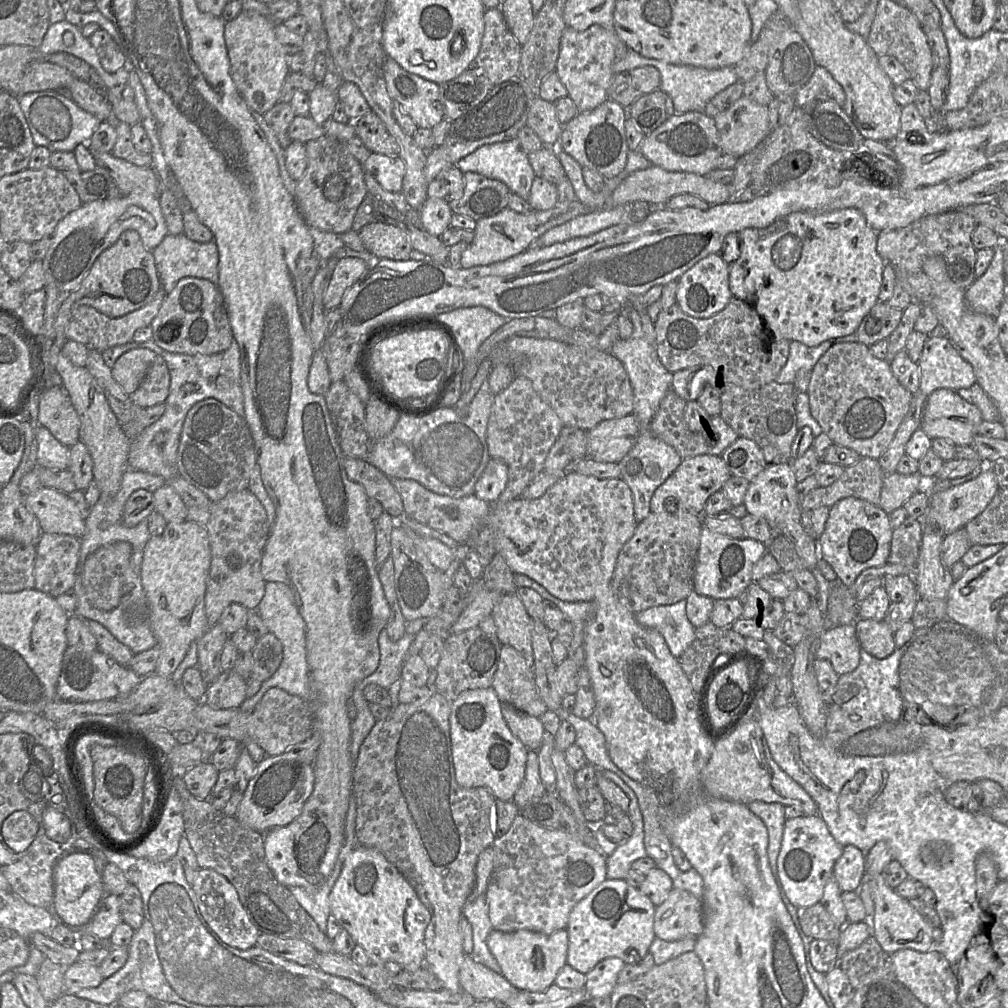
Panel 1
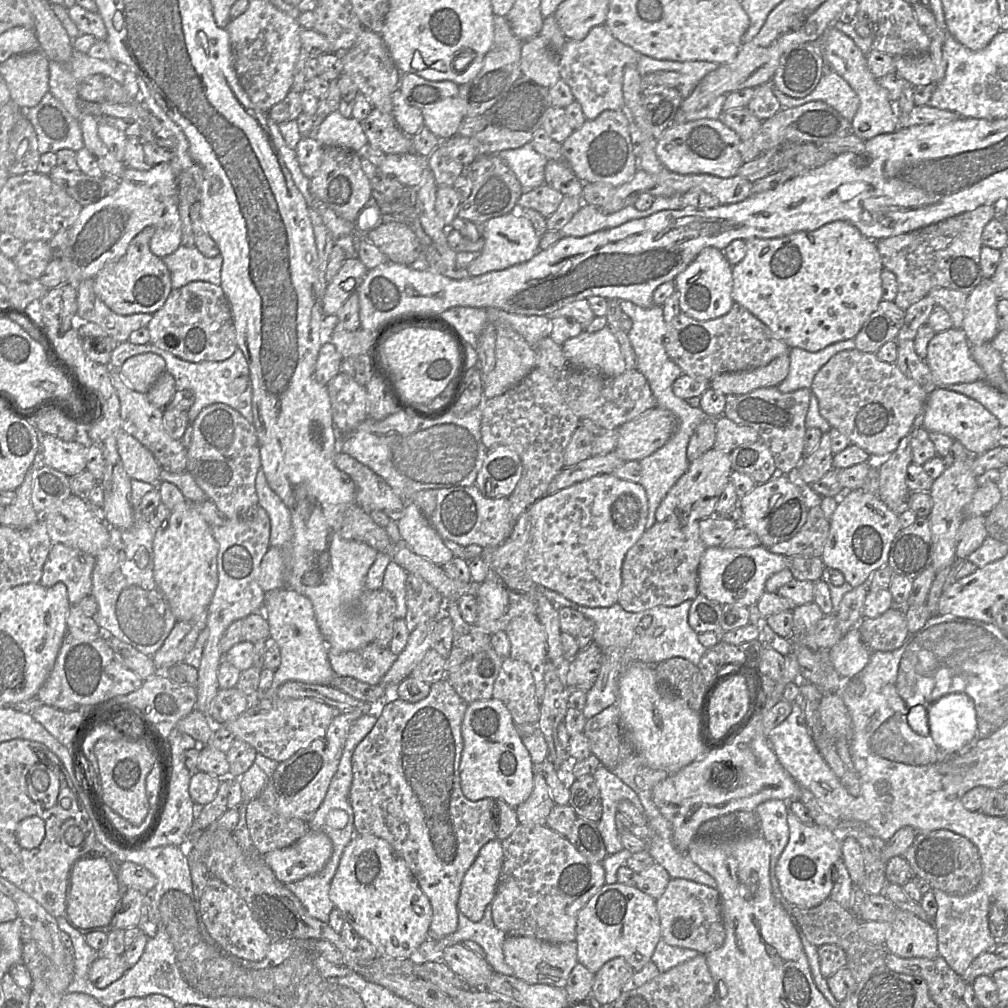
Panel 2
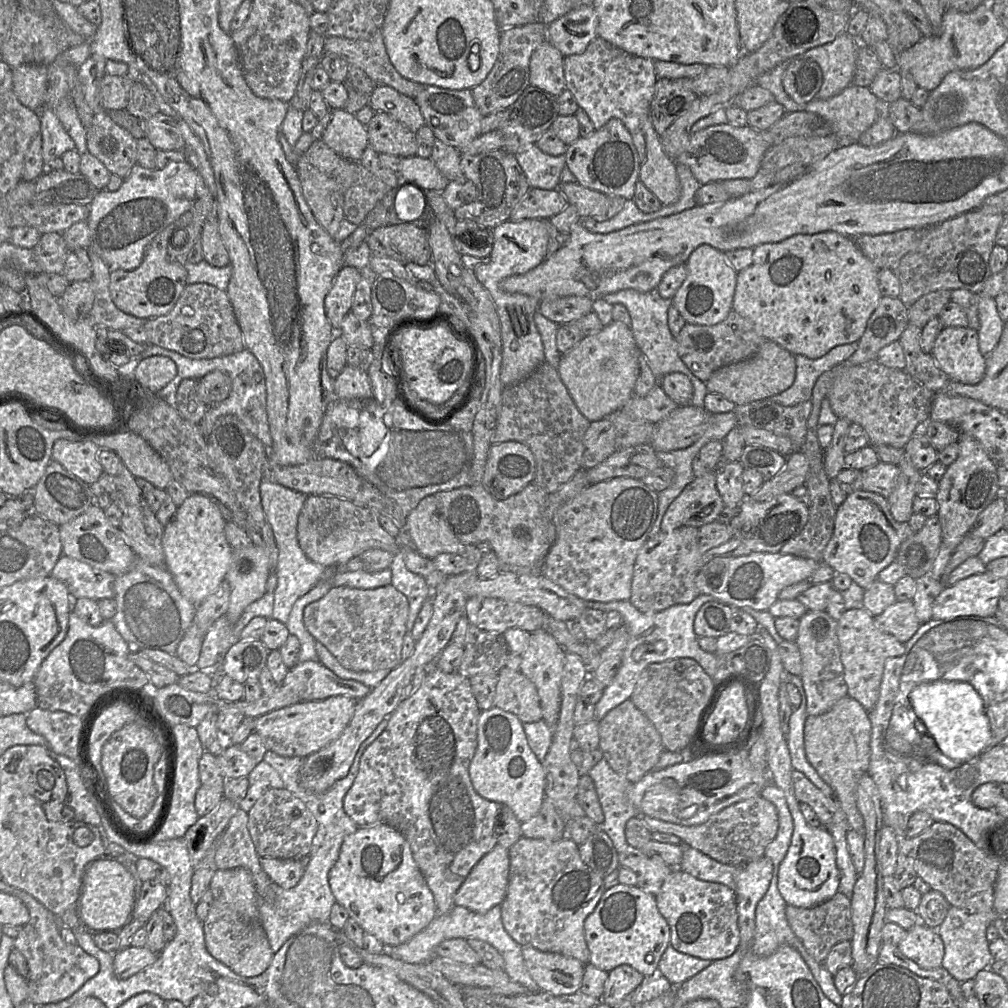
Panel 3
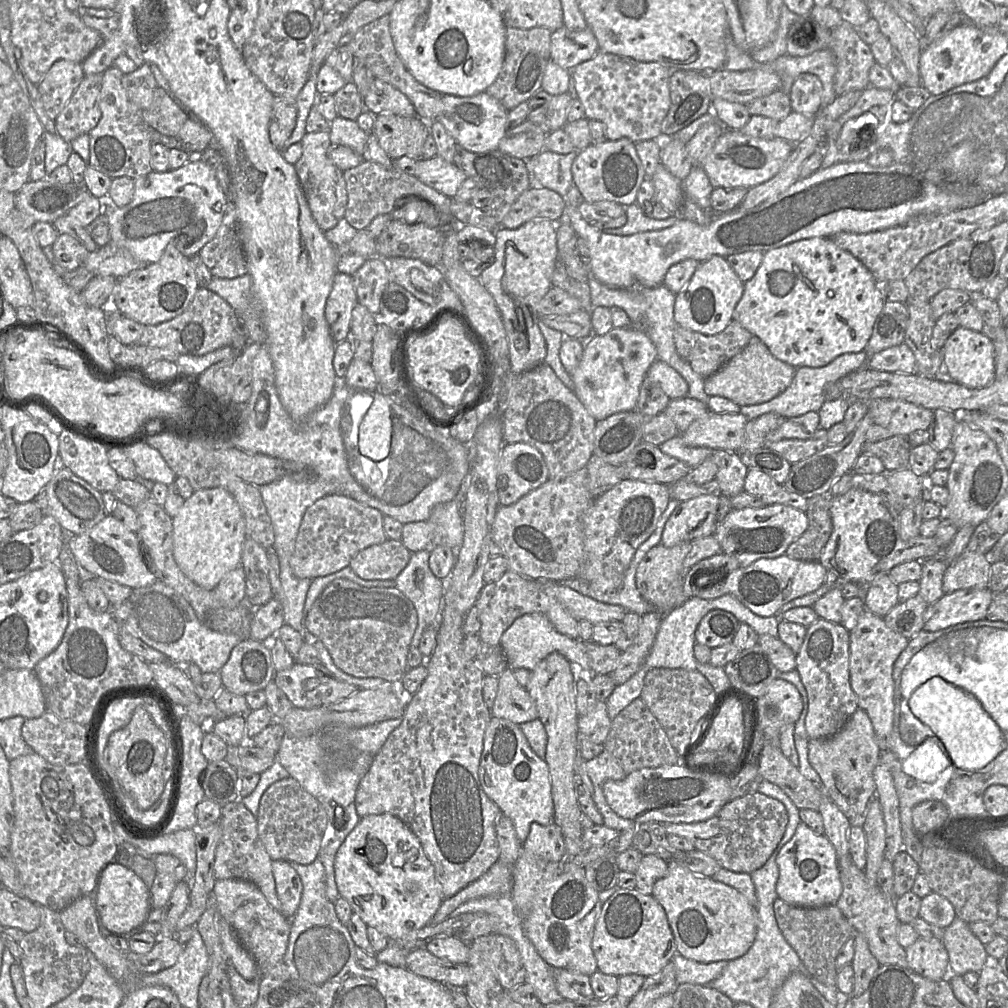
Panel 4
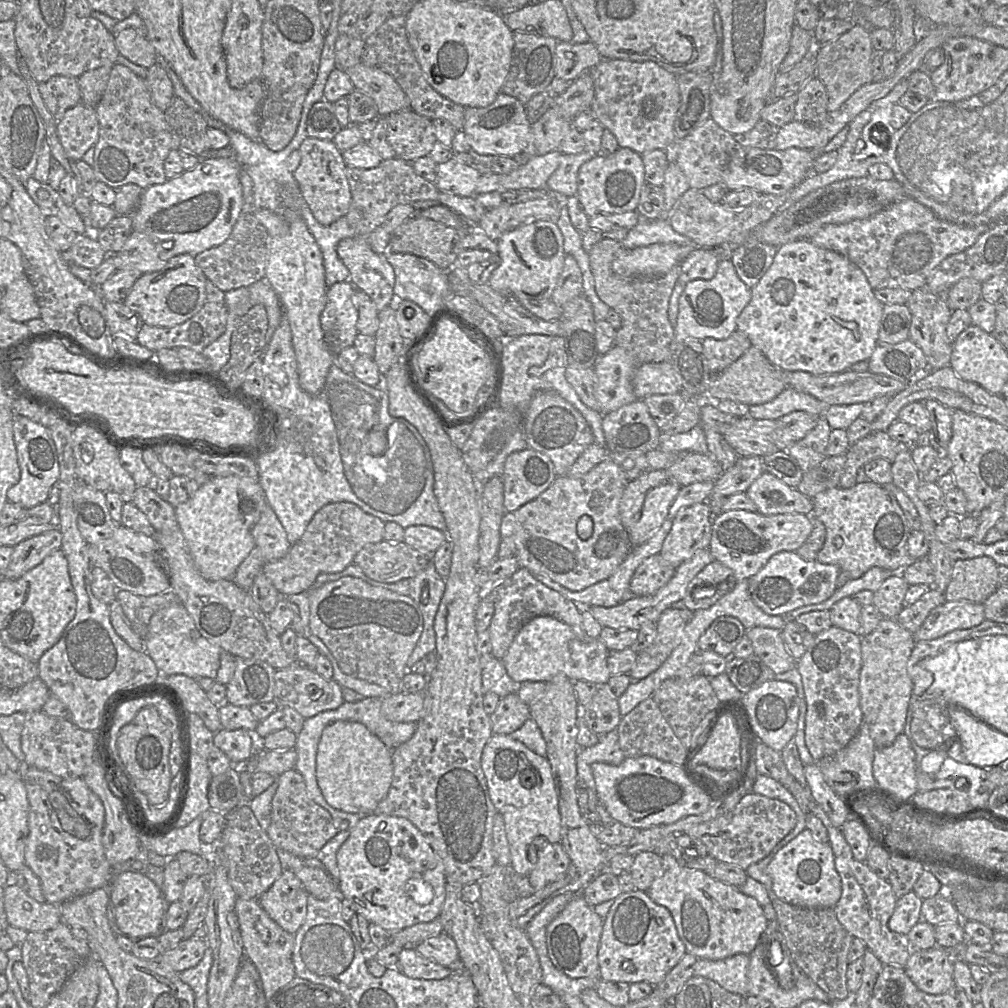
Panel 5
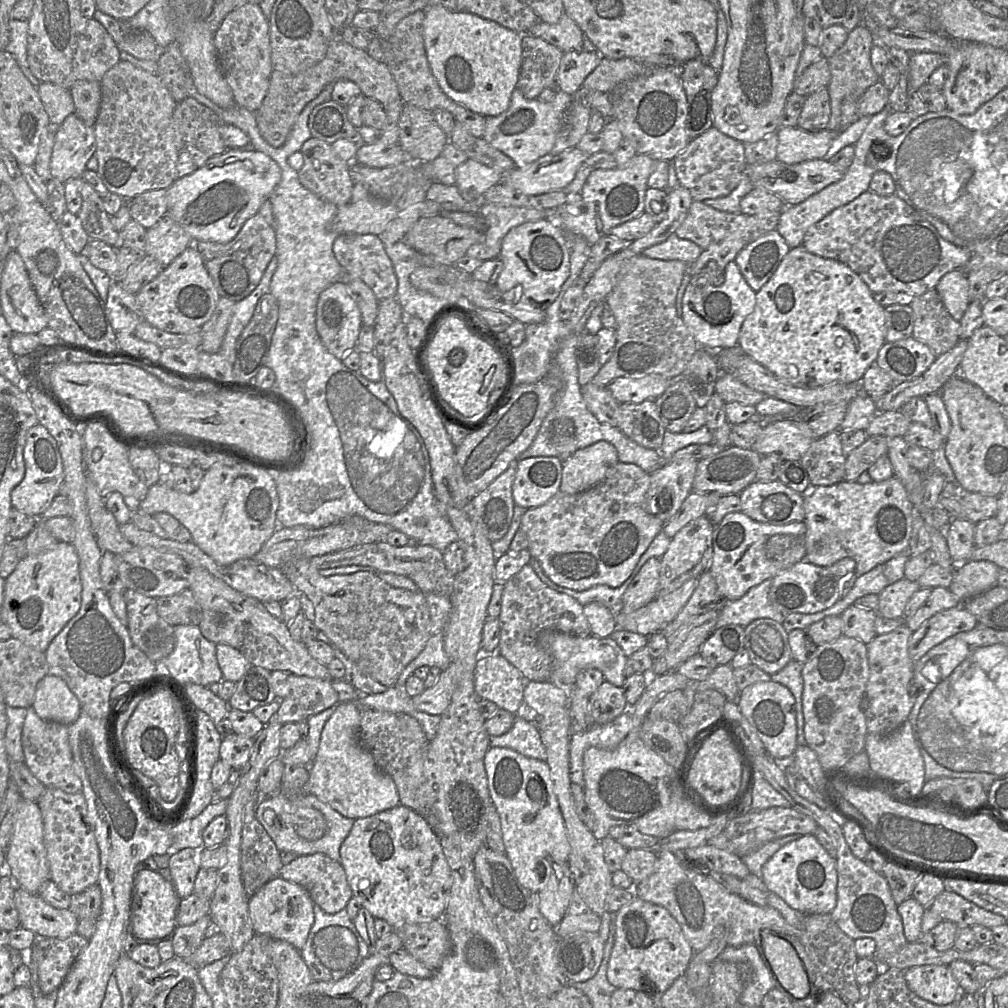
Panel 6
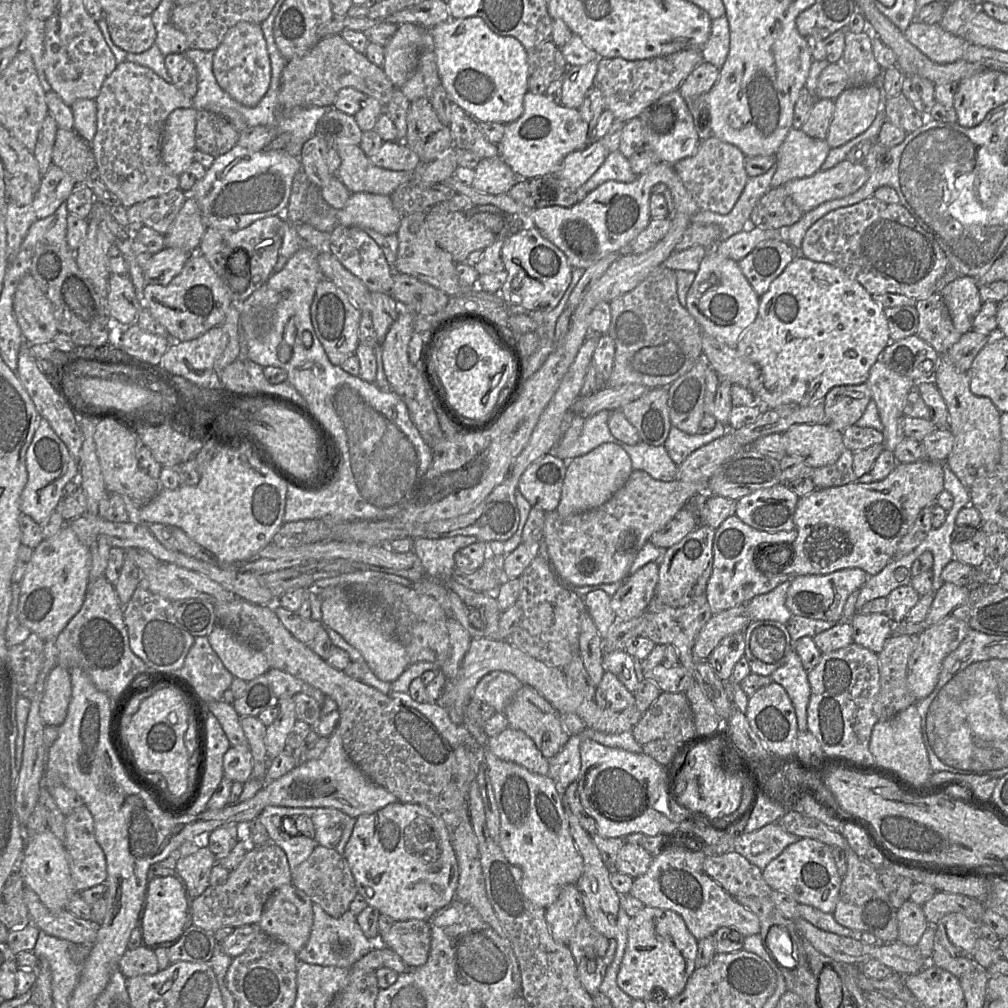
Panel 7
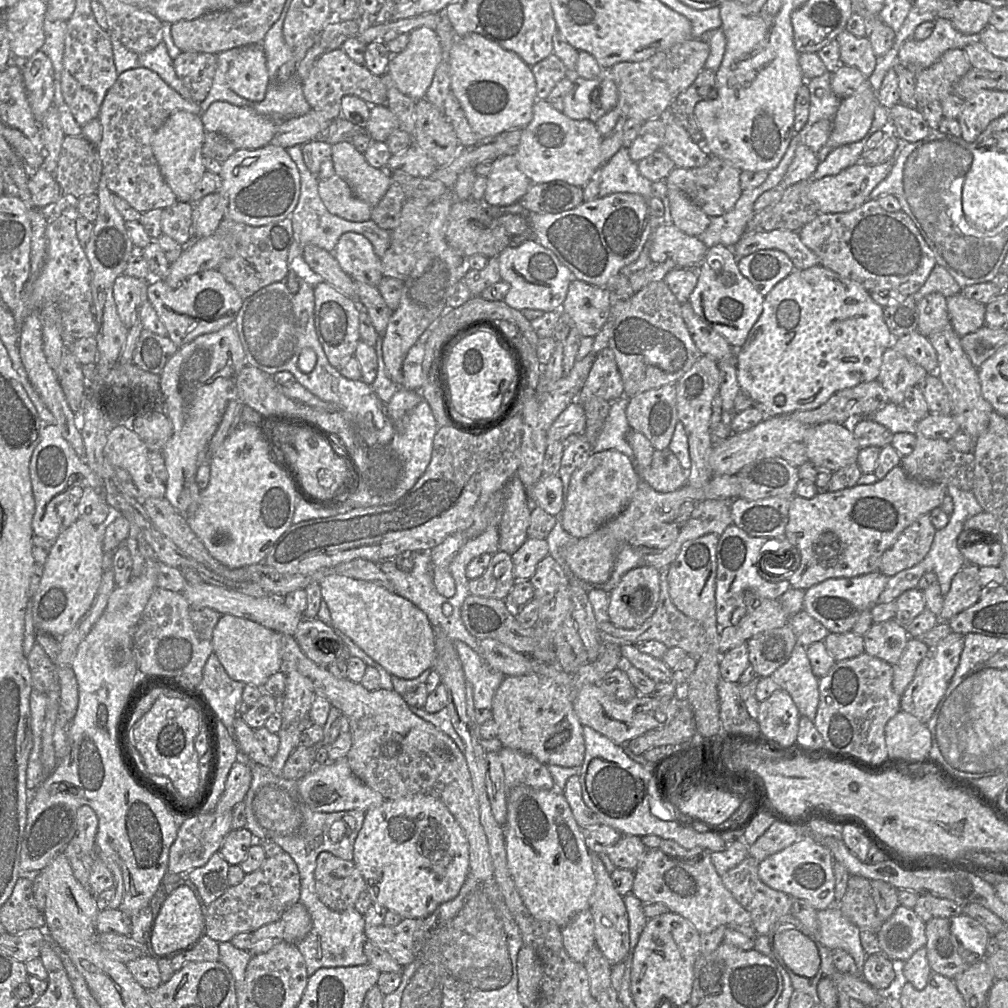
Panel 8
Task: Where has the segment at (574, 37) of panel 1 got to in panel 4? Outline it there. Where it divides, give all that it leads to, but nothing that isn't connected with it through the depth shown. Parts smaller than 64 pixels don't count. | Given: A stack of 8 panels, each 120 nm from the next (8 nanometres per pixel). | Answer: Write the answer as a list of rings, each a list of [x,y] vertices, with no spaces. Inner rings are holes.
[[[598,51],[592,59],[570,71],[571,91],[582,102],[585,118],[603,123],[607,140],[661,140],[662,123],[670,108],[671,73],[671,69],[658,62],[639,62]]]

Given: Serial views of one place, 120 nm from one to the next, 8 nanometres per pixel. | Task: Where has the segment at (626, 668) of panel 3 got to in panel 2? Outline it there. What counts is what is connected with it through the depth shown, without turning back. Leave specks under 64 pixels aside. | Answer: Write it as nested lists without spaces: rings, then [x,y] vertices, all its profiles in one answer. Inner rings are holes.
[[[536,586],[536,592],[541,592],[555,606],[581,612],[594,625],[593,642],[602,651],[602,665],[594,685],[586,692],[586,703],[582,712],[587,720],[617,704],[619,679],[631,663],[640,661],[657,665],[665,660],[680,657],[697,665],[707,650],[699,642],[698,634],[688,622],[691,600],[674,607],[657,606],[633,613],[624,610],[620,604],[609,607],[582,606],[543,586]]]

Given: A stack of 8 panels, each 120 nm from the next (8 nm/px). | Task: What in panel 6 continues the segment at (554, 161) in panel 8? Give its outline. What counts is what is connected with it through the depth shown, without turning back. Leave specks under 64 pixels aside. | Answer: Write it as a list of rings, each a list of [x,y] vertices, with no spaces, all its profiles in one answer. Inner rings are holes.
[[[517,88],[511,95],[509,108],[498,116],[485,116],[483,138],[496,149],[509,156],[516,168],[524,168],[552,152],[563,114],[572,101],[572,95],[559,90],[552,102],[527,99]]]

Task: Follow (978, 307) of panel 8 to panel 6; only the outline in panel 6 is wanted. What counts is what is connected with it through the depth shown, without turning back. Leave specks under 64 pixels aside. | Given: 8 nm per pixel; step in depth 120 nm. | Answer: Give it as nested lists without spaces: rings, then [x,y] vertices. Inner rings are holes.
[[[953,270],[946,273],[937,283],[935,290],[951,316],[956,321],[960,321],[966,308],[972,302],[967,272]]]

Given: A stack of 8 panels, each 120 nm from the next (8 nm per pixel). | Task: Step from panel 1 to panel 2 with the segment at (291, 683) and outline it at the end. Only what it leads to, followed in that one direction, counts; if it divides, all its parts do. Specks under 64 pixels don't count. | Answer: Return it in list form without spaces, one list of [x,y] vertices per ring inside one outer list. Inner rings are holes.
[[[278,588],[265,592],[262,609],[270,636],[277,642],[281,654],[281,664],[274,671],[271,686],[262,692],[262,698],[275,697],[276,689],[288,681],[331,686],[337,675],[330,665],[329,647],[317,625],[310,599],[290,588]]]

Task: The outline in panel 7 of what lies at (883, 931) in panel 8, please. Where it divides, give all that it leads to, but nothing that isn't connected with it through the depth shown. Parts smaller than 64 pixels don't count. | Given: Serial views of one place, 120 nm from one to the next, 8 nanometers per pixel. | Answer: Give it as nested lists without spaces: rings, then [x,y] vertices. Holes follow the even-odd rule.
[[[910,899],[897,910],[898,938],[896,941],[907,946],[918,945],[923,933],[928,927],[922,906]]]

